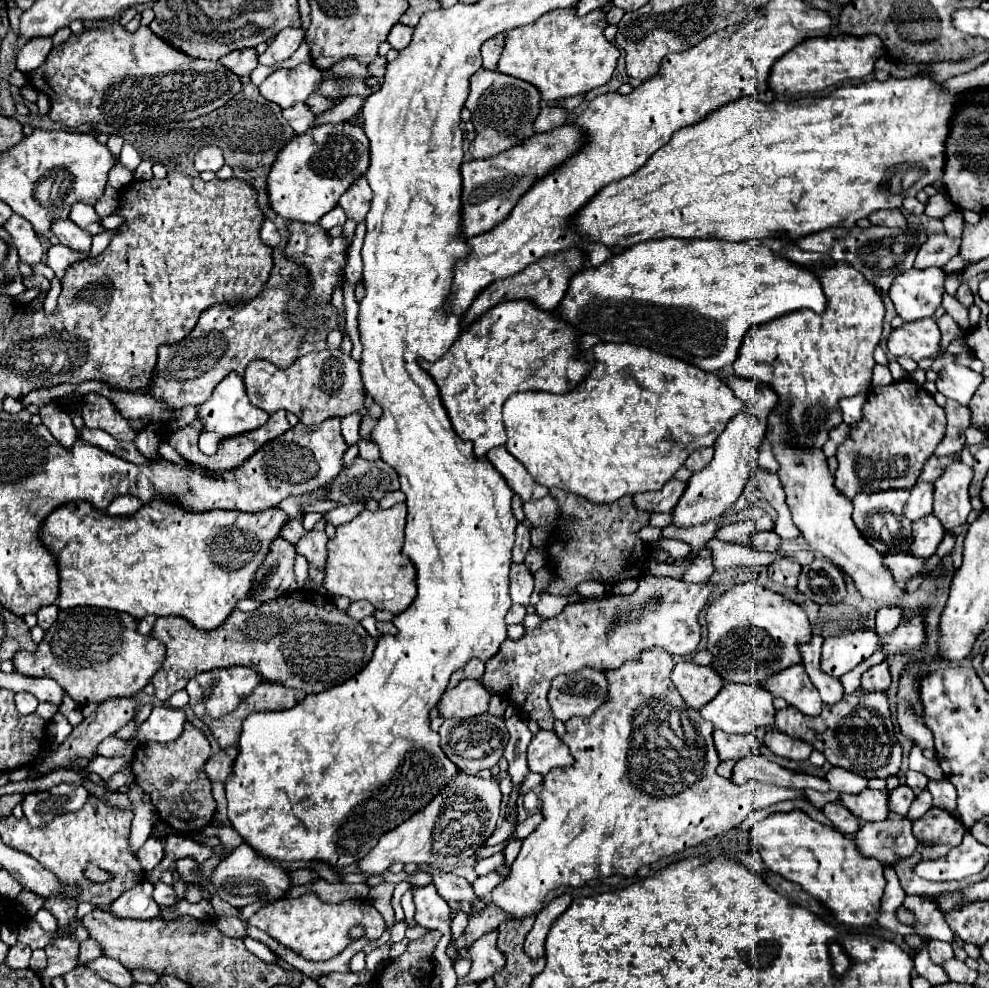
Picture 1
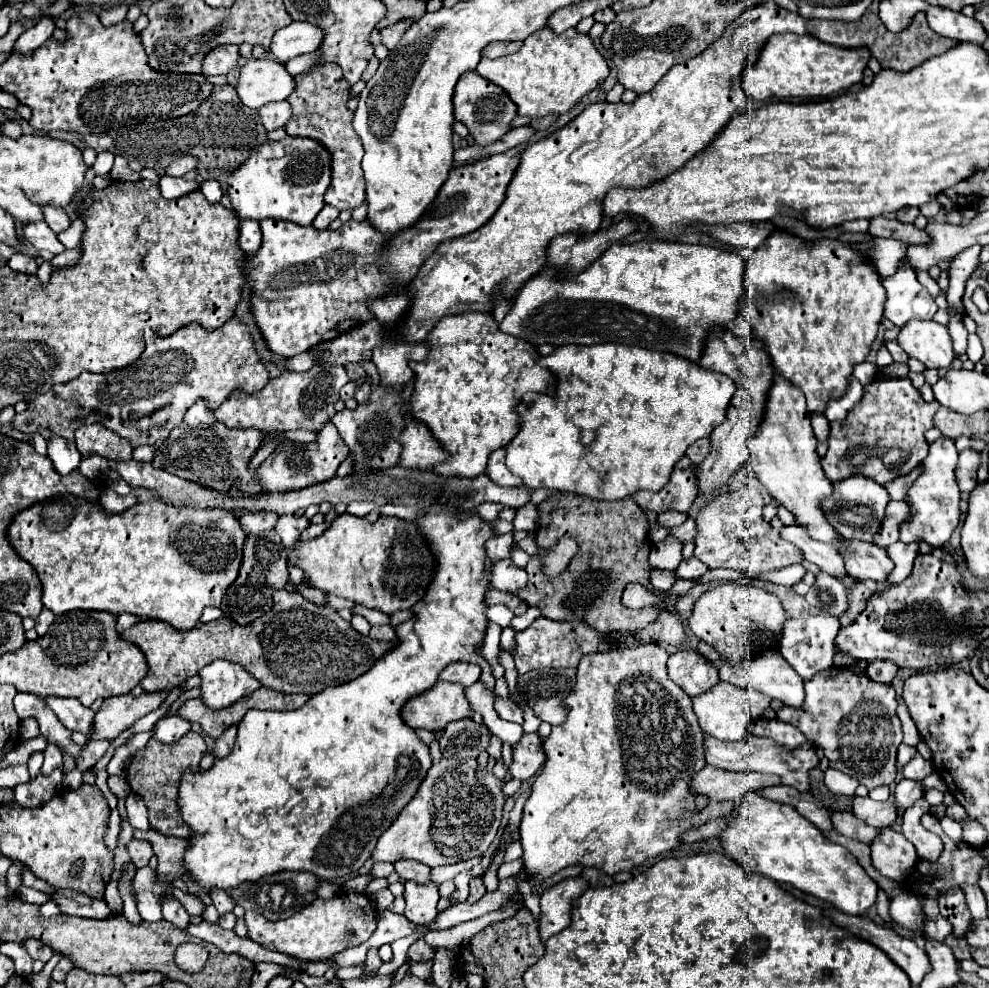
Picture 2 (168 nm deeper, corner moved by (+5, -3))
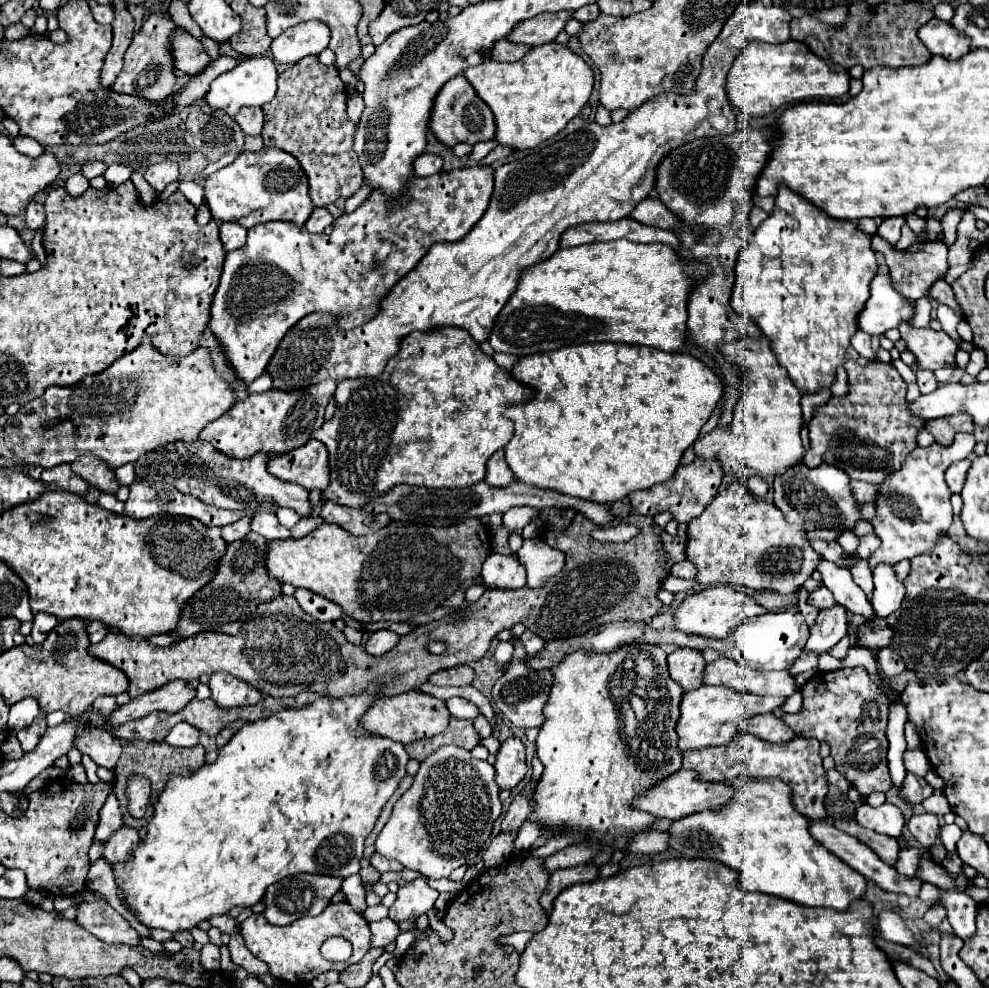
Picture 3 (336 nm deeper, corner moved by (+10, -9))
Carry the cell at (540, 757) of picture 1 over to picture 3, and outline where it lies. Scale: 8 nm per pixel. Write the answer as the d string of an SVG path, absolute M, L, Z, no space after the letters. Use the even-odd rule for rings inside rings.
M510 737L502 741L500 751L496 753L496 783L500 789L514 789L526 775L526 749L520 739Z

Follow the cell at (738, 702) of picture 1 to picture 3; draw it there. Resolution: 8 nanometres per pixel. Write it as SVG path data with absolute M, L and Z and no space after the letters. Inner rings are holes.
M700 685L698 689L686 691L680 703L680 719L676 723L678 733L678 747L680 751L686 749L702 749L714 745L726 745L738 731L738 723L744 717L754 717L758 713L772 713L786 699L776 697L758 697L758 695L740 695L730 691L728 687L714 687L714 685Z

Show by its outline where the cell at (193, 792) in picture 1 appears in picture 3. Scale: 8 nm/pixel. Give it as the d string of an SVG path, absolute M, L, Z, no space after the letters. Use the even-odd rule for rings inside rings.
M130 741L130 743L124 743L122 745L122 755L120 755L120 761L114 769L114 793L118 797L118 803L124 811L124 823L130 825L130 827L136 827L136 819L128 813L126 805L128 805L128 799L126 799L126 779L134 773L138 775L144 775L152 781L152 799L158 797L160 789L166 785L166 779L168 775L192 775L194 771L198 771L206 761L204 761L204 747L202 745L196 745L192 749L184 749L184 747L172 747L168 743L148 743L148 741Z

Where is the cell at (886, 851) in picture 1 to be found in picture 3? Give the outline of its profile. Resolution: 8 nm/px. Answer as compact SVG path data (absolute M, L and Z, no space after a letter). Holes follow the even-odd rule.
M916 845L908 847L908 849L900 849L900 857L898 857L898 863L896 863L896 871L900 871L902 875L906 877L912 877L916 873L916 867L920 865L920 855L924 851Z

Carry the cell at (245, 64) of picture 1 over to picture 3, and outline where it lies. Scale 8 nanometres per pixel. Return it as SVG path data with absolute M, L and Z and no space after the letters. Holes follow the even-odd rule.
M178 27L174 33L174 39L170 43L170 49L174 51L172 53L174 67L184 71L186 75L200 73L212 61L210 55L204 51L202 43L196 37L192 37L188 31L178 29Z

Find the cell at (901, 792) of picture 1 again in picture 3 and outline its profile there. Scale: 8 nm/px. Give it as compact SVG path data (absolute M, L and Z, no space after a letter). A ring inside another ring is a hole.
M912 773L906 775L904 787L902 787L902 795L904 795L906 799L910 799L910 803L920 805L920 803L922 803L926 797L930 797L932 793L934 793L934 789L926 783L926 779L916 777L916 775L912 775Z

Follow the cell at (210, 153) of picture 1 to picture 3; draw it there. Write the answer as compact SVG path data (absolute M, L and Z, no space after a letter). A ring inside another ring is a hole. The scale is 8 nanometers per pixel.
M160 161L160 163L154 163L150 165L146 171L144 171L144 179L156 189L156 191L164 191L164 187L172 181L176 181L180 177L178 173L178 163L174 161Z

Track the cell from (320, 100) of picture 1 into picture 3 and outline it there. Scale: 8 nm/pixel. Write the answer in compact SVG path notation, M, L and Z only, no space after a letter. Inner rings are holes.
M316 55L300 59L278 75L276 97L262 107L264 147L278 147L290 151L304 167L308 177L310 197L316 207L326 207L336 199L352 197L360 185L360 163L352 147L356 125L346 115L346 89L338 77L336 67L326 67ZM284 87L290 87L284 91Z

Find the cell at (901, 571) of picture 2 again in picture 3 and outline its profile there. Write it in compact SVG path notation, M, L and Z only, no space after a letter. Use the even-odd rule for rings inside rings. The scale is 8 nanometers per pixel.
M880 563L874 571L874 597L872 607L878 617L890 617L904 599L904 585L894 577L892 565Z

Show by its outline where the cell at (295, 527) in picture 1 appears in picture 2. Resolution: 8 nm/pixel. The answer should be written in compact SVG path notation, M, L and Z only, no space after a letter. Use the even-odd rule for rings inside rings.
M269 511L269 513L247 513L247 515L241 515L241 523L245 527L247 533L265 533L265 531L271 531L273 525L277 523L277 513Z

